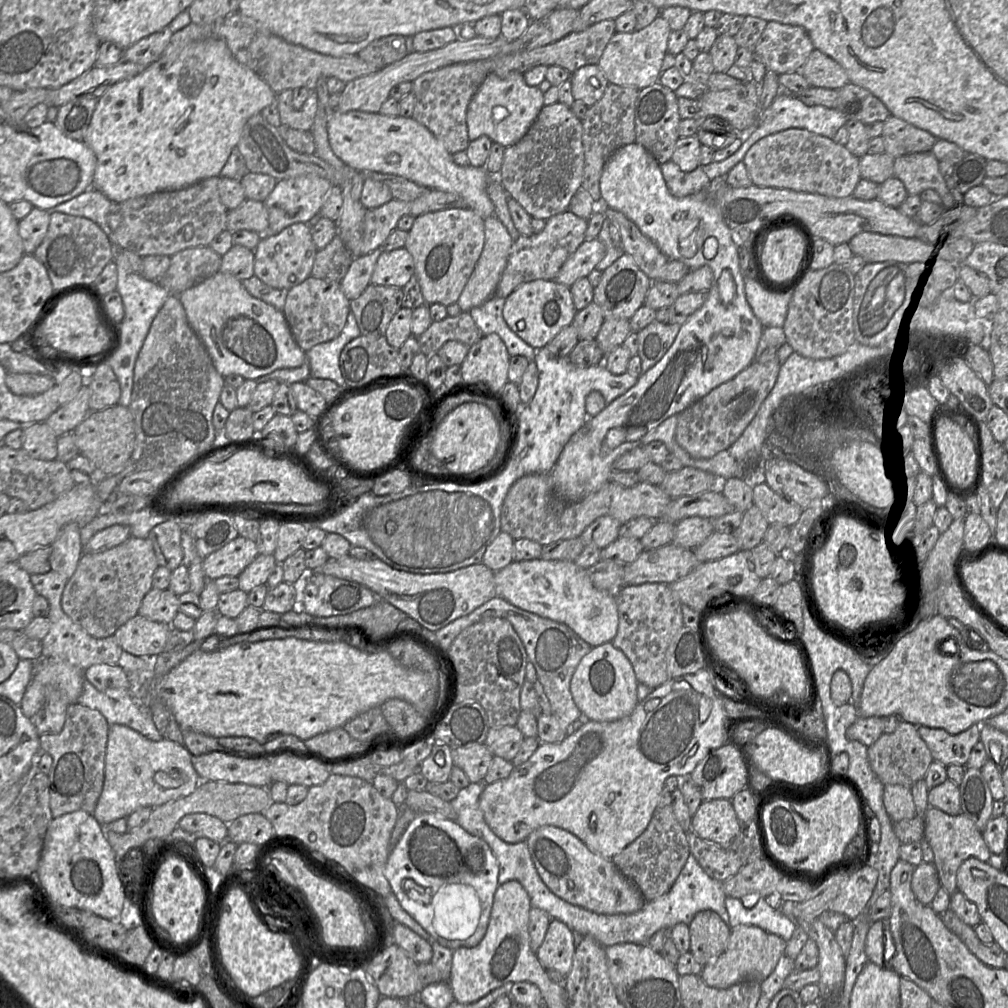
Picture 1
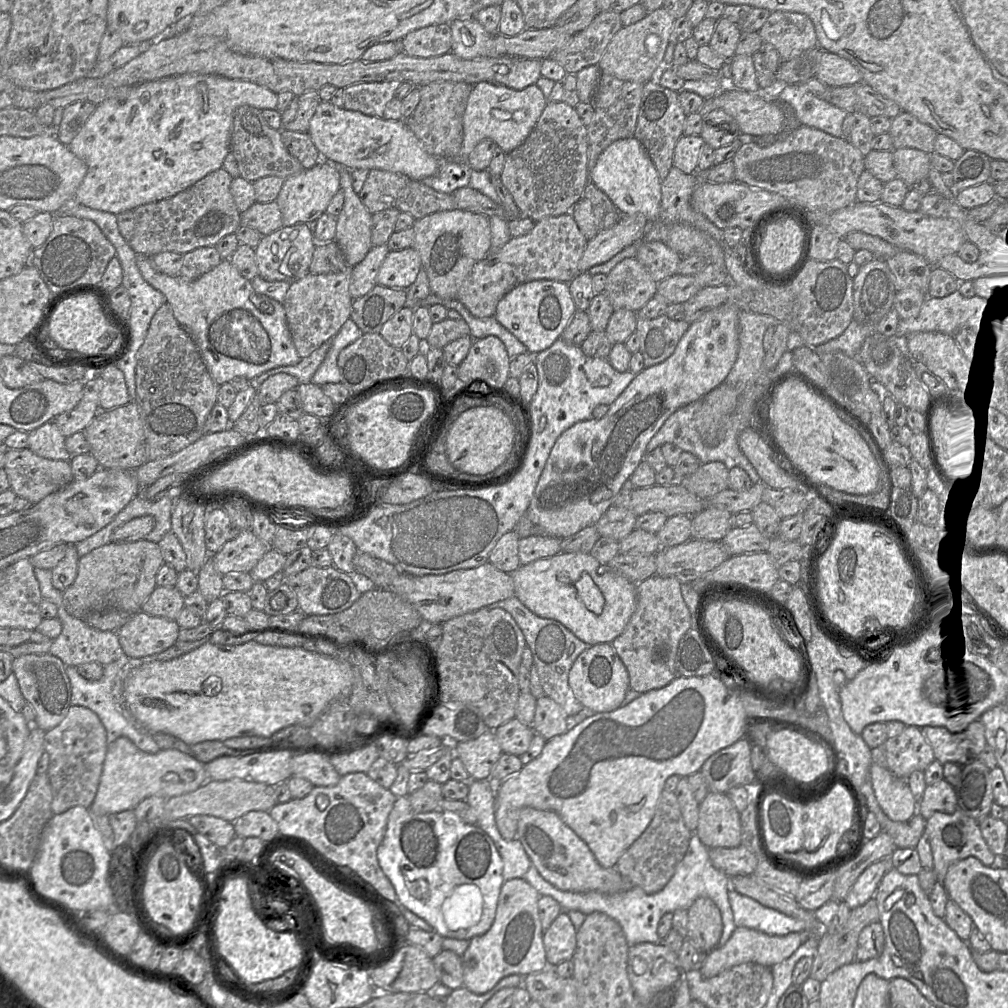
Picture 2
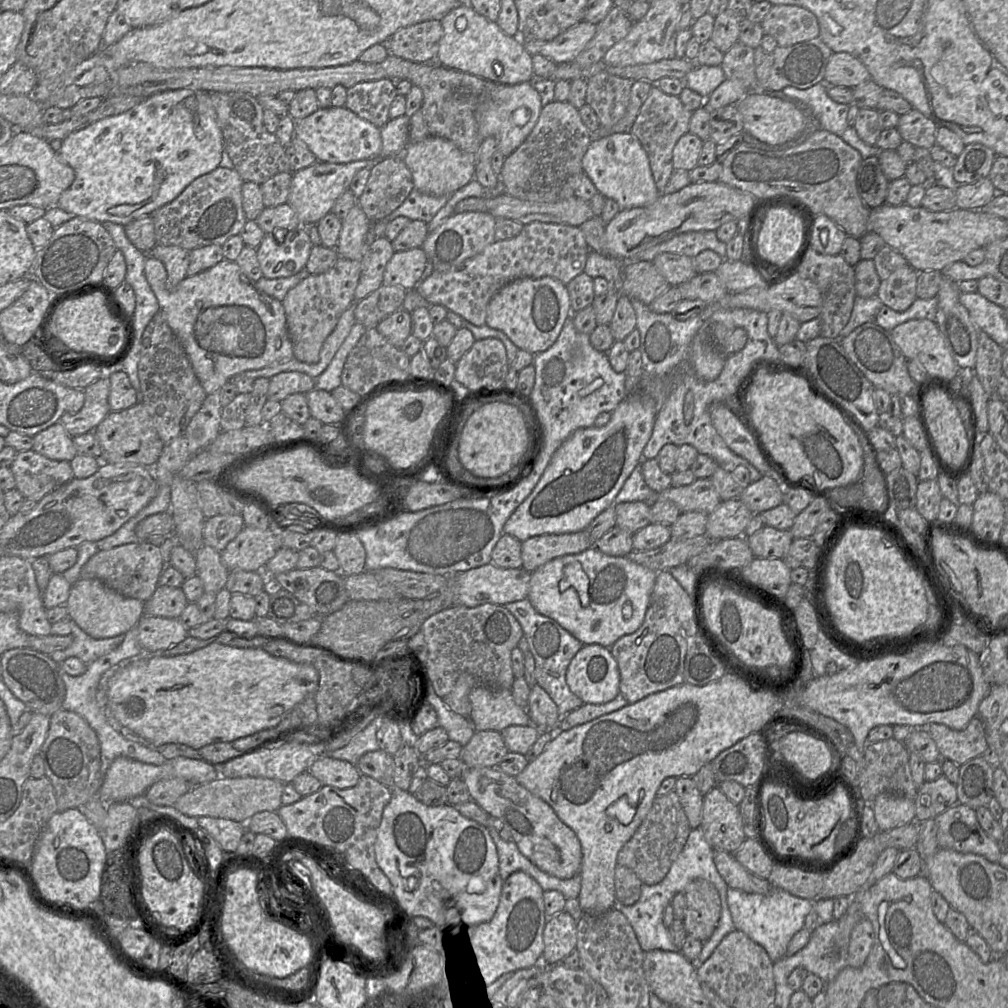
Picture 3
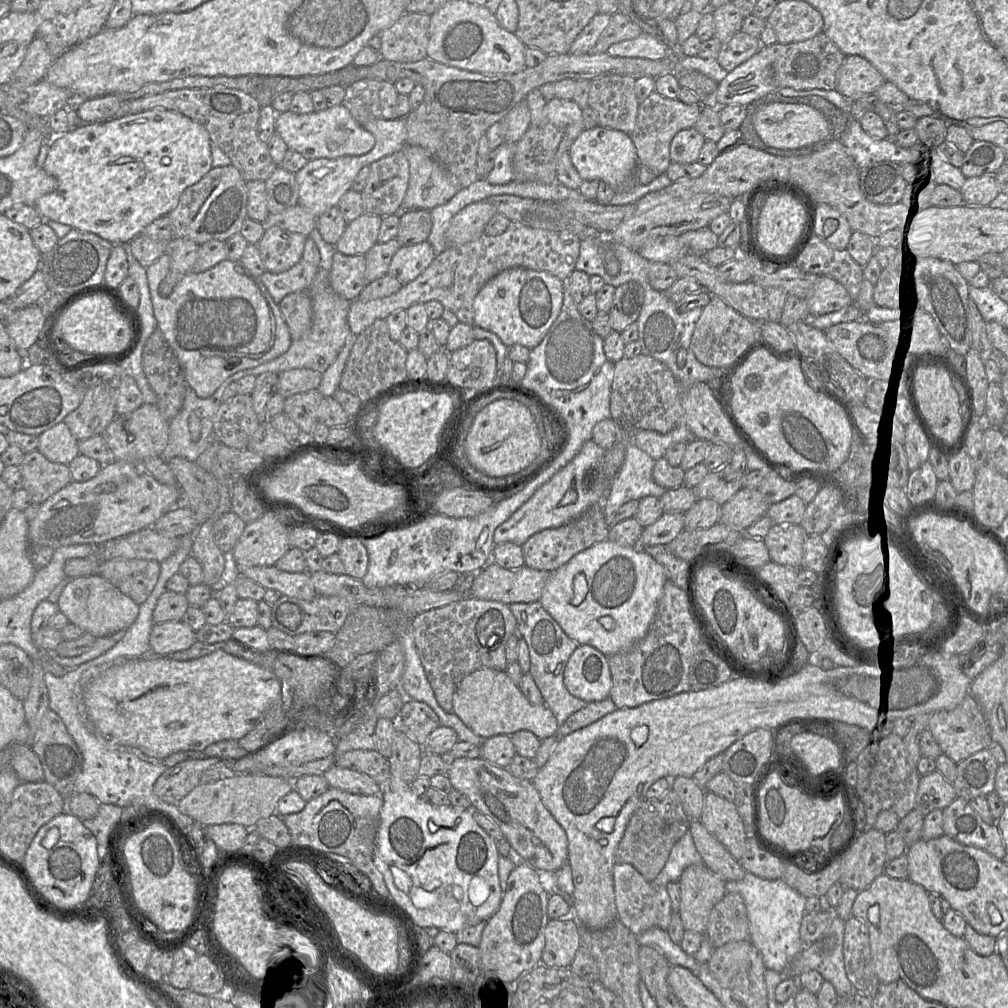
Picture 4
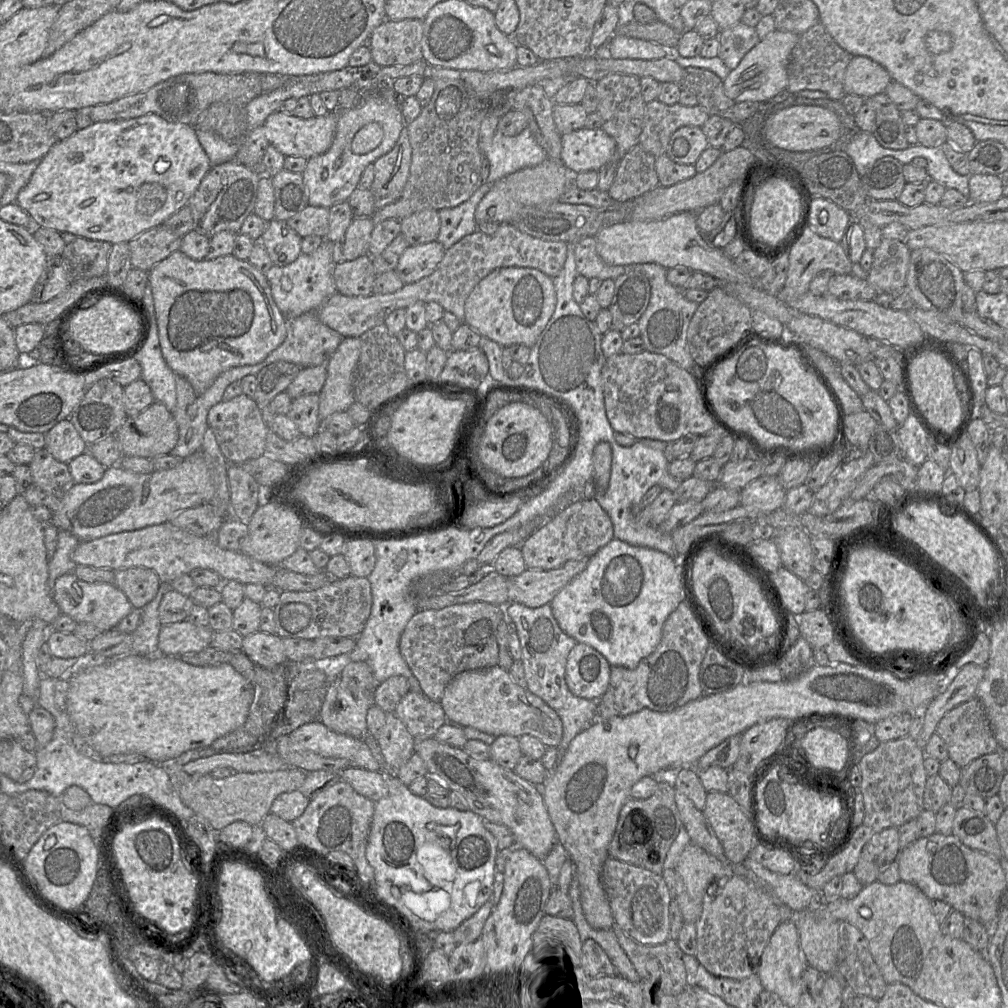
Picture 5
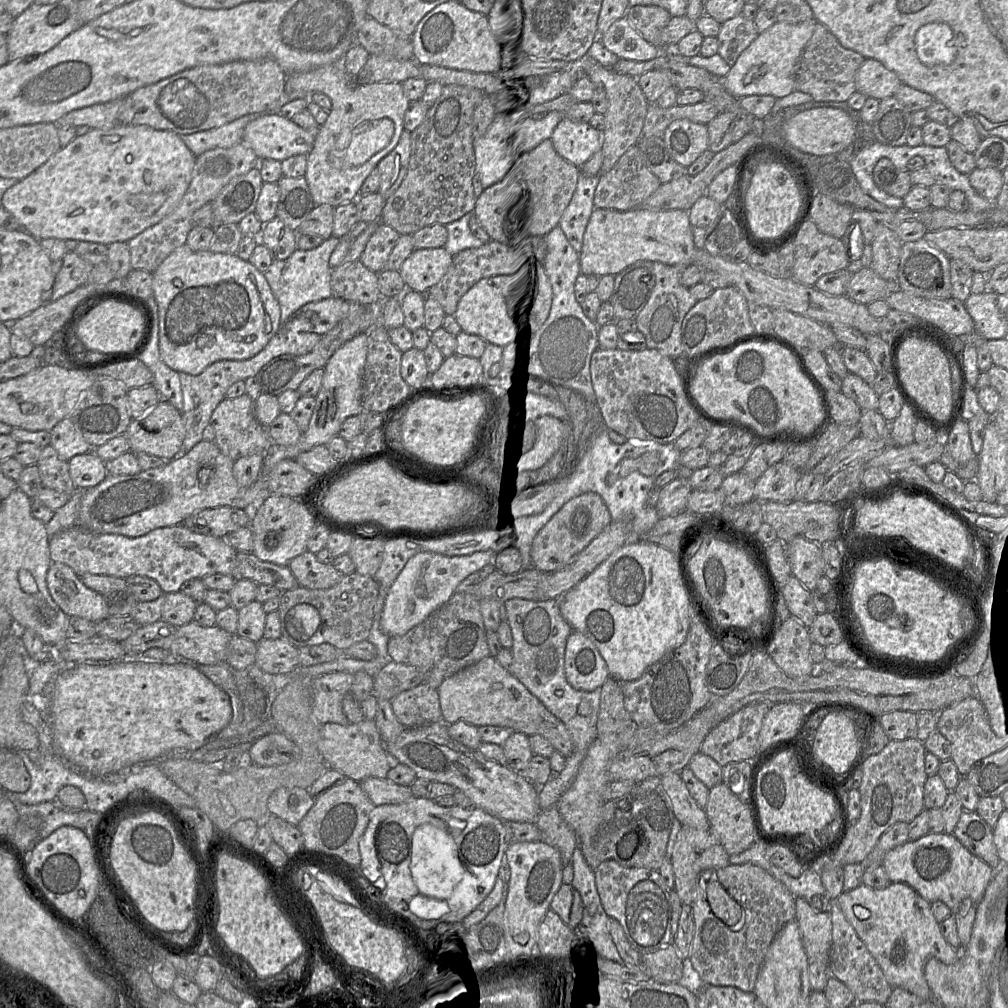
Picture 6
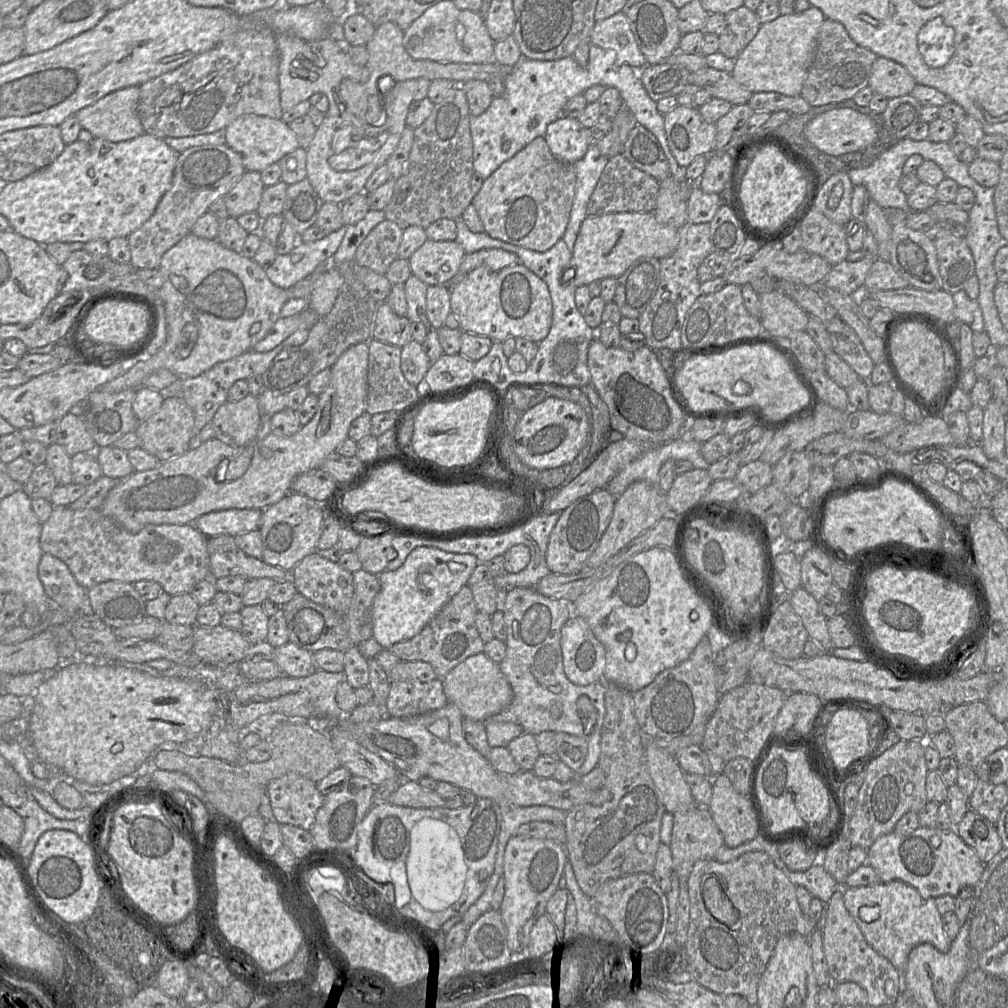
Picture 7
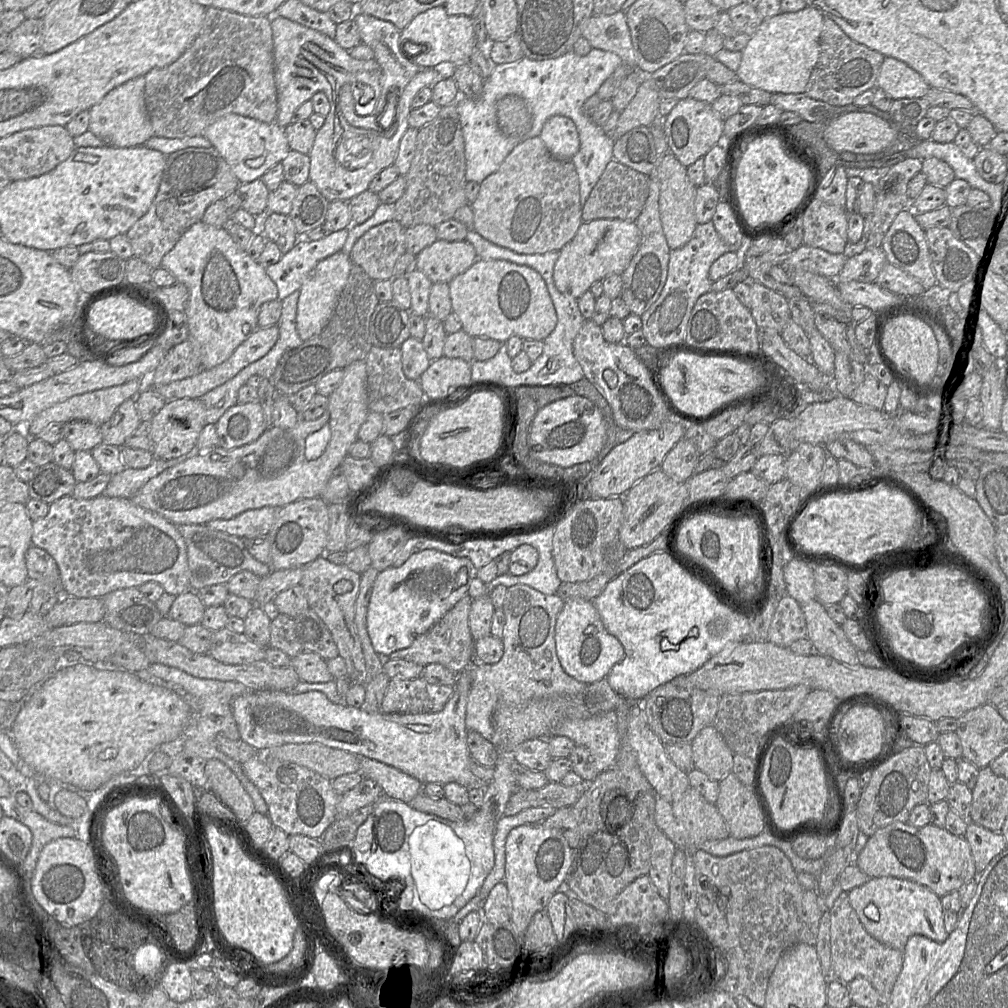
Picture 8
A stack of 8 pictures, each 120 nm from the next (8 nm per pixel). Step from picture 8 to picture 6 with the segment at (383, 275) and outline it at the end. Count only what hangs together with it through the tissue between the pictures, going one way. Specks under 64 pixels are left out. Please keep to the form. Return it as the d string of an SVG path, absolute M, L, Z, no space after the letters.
M380 222L359 260L368 269L380 273L385 270L388 258L399 237L400 234L393 227Z

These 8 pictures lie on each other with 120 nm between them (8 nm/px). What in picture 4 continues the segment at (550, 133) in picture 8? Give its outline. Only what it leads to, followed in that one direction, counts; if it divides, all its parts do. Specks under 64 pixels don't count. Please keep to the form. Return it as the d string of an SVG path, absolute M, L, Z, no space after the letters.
M601 126L583 130L569 150L570 159L583 180L604 181L616 193L630 191L634 184L634 171L638 165L636 148L630 135Z

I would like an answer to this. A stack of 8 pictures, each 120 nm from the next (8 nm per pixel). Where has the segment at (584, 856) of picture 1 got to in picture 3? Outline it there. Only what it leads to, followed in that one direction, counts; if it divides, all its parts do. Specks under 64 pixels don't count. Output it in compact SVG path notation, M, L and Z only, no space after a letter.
M483 767L466 769L462 780L467 785L471 800L509 830L519 851L538 869L560 879L579 874L582 849L577 835L546 802L521 786L515 777L498 768Z

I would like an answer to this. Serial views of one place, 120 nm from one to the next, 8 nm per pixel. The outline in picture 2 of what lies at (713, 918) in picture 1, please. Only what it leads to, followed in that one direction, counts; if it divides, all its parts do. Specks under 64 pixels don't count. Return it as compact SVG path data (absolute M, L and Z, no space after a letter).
M708 897L697 898L687 909L687 940L703 952L713 950L721 937L723 924L719 908Z

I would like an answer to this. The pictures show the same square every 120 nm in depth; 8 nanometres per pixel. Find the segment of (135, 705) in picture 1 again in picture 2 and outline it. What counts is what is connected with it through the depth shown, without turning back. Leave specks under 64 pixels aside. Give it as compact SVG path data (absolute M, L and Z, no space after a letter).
M65 666L65 671L71 685L70 704L72 706L86 707L99 717L106 730L108 745L119 737L126 737L130 739L140 750L149 754L158 753L160 749L151 737L151 734L154 733L149 733L148 731L138 731L121 713L121 706L112 695L111 679L108 676L107 668L108 667L103 667L103 676L99 680L90 681L83 678L78 673L75 666Z

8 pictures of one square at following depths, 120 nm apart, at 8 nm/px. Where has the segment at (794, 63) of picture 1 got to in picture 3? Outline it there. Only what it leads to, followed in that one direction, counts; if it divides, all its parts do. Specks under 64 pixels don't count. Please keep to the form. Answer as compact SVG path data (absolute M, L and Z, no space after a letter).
M772 5L761 25L764 33L772 36L781 47L802 43L820 34L817 17L808 9L794 5Z

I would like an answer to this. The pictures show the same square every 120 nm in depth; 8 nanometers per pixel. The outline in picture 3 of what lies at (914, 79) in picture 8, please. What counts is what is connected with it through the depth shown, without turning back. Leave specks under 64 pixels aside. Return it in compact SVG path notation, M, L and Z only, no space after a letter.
M846 52L832 53L824 76L827 85L853 89L869 80L869 71L858 58Z

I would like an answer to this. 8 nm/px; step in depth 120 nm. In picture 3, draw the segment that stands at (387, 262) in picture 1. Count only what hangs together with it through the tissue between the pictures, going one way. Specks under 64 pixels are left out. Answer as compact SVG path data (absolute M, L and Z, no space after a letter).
M421 247L395 252L386 265L383 285L399 286L406 291L415 289L426 263L427 255Z

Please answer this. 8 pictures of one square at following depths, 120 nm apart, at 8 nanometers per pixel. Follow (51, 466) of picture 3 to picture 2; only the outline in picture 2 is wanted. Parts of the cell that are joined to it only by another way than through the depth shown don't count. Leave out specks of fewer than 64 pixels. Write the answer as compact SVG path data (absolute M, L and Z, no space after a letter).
M29 448L6 449L3 469L10 489L32 504L40 502L74 480L69 461L43 458Z

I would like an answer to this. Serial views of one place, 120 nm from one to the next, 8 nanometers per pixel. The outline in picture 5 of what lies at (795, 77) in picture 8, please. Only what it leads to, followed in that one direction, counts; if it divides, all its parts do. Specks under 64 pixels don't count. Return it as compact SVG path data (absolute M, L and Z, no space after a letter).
M775 30L760 40L723 80L727 96L735 103L743 101L766 103L776 94L787 89L789 58L799 38L799 34Z

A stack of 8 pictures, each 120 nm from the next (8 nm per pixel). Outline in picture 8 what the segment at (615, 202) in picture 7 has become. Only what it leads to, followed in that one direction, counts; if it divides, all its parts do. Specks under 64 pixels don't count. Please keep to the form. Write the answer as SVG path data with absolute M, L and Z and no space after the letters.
M611 159L582 206L581 219L620 219L634 221L641 213L649 194L649 176Z

